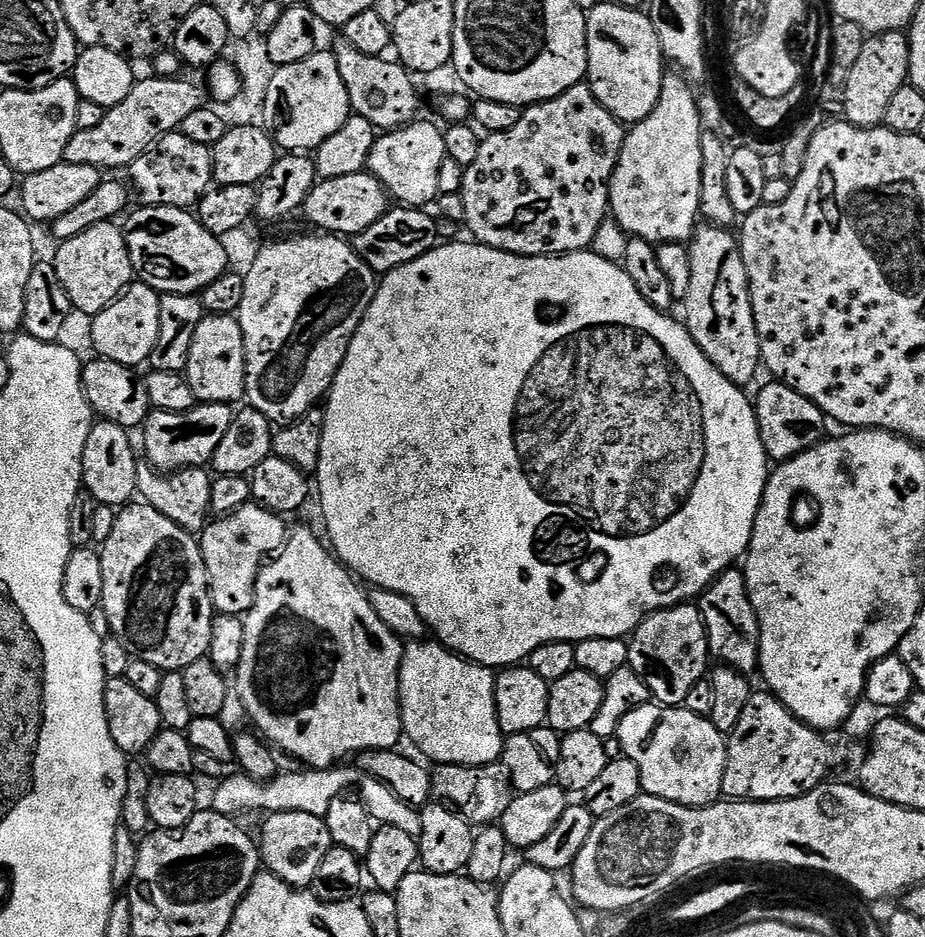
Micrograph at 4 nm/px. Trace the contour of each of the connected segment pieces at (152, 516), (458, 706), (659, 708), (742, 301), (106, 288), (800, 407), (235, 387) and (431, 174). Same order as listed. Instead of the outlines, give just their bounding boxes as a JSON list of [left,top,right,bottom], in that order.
[[99,502,218,674],[400,638,506,766],[615,702,728,808],[686,223,762,386],[55,222,134,318],[755,383,826,462],[186,315,248,405],[367,122,448,208]]

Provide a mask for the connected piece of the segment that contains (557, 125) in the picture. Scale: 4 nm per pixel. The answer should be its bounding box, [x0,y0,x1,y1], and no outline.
[462,82,625,256]

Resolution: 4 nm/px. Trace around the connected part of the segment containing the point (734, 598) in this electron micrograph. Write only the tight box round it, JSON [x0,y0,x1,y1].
[698,570,760,674]

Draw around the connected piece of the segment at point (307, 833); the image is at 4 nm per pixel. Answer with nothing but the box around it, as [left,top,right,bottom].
[258,812,334,890]

